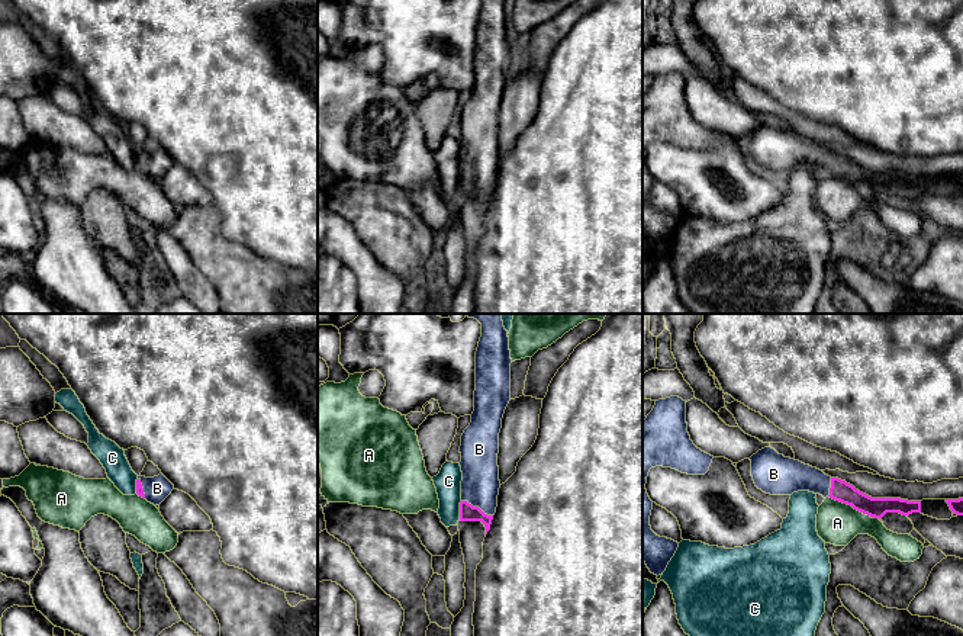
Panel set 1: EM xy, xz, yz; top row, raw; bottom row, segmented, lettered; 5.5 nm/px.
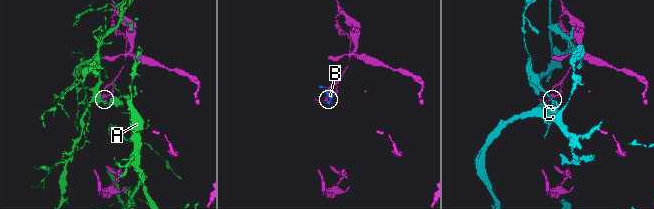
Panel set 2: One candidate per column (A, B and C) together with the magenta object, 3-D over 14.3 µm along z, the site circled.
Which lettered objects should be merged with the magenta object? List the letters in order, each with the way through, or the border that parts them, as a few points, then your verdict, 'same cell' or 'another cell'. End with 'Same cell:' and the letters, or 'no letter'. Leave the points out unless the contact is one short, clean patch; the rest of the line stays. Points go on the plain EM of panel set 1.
A: another cell
B: way xz (467, 188), (477, 182), (480, 158); same cell
C: another cell
Same cell: B

